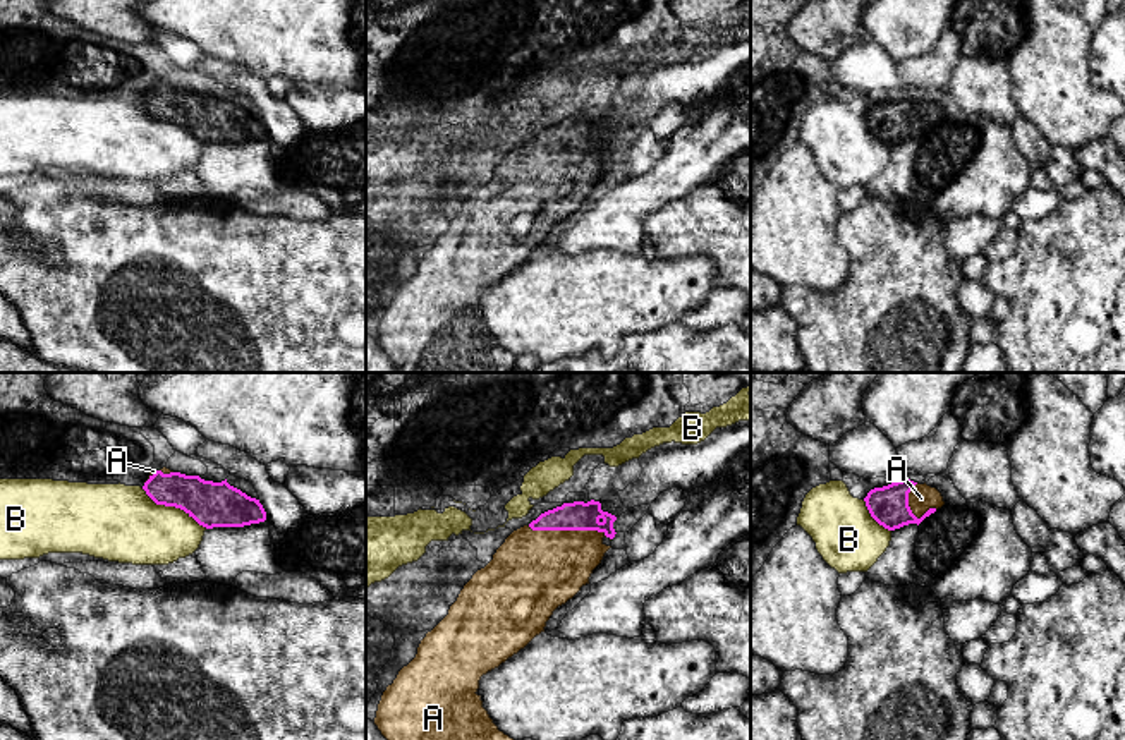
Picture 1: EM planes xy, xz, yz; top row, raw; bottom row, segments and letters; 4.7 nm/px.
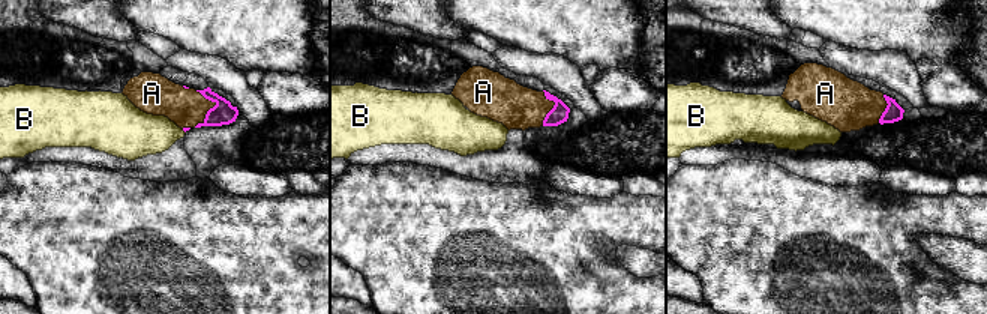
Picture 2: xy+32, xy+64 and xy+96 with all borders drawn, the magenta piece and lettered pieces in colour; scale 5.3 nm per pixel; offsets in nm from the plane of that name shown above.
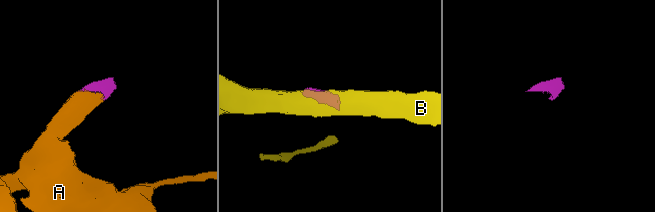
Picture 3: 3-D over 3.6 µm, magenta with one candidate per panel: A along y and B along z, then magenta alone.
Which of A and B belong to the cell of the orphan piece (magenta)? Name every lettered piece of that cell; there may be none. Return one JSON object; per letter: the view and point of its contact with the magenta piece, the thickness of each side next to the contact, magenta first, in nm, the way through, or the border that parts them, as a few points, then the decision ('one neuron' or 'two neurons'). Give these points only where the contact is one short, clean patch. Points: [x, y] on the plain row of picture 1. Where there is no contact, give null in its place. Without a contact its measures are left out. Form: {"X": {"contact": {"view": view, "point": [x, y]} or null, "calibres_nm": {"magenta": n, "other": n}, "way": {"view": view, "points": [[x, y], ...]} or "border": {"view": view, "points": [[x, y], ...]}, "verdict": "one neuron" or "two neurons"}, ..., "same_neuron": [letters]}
{"A": {"contact": {"view": "xz", "point": [567, 145]}, "calibres_nm": {"magenta": 140, "other": 380}, "verdict": "one neuron"}, "B": {"contact": {"view": "xy", "point": [174, 121]}, "calibres_nm": {"magenta": 220, "other": 360}, "verdict": "two neurons"}, "same_neuron": ["A"]}

